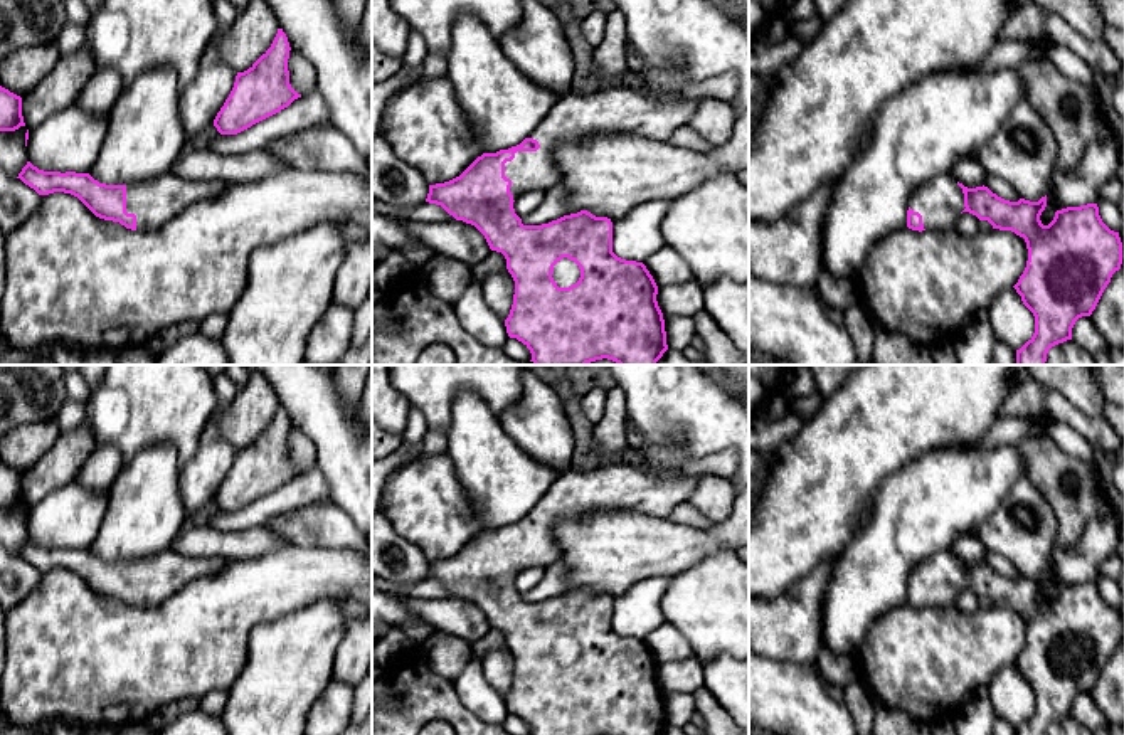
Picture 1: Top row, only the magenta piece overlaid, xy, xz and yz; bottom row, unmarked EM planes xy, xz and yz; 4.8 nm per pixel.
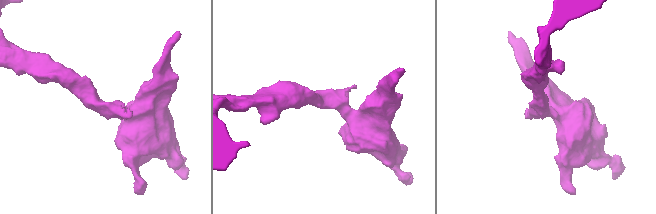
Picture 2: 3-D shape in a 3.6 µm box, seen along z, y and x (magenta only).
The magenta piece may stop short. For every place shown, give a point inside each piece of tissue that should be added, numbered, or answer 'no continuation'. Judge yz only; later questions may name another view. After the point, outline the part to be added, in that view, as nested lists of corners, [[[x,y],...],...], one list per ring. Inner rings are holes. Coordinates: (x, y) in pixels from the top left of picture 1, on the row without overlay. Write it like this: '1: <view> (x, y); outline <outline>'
1: yz (941, 577); outline [[[951,550],[922,560],[910,574],[909,584],[922,592],[925,607],[944,607],[956,602],[966,585],[964,570]]]

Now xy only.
1: xy (157, 577); outline [[[172,548],[126,562],[126,589],[136,592],[136,607],[155,607],[202,575],[219,572],[222,557],[185,557]]]

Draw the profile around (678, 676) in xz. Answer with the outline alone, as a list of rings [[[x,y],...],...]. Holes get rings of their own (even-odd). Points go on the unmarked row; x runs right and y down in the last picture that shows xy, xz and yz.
[[[695,656],[658,663],[656,678],[663,691],[693,693],[703,686],[703,664]]]

